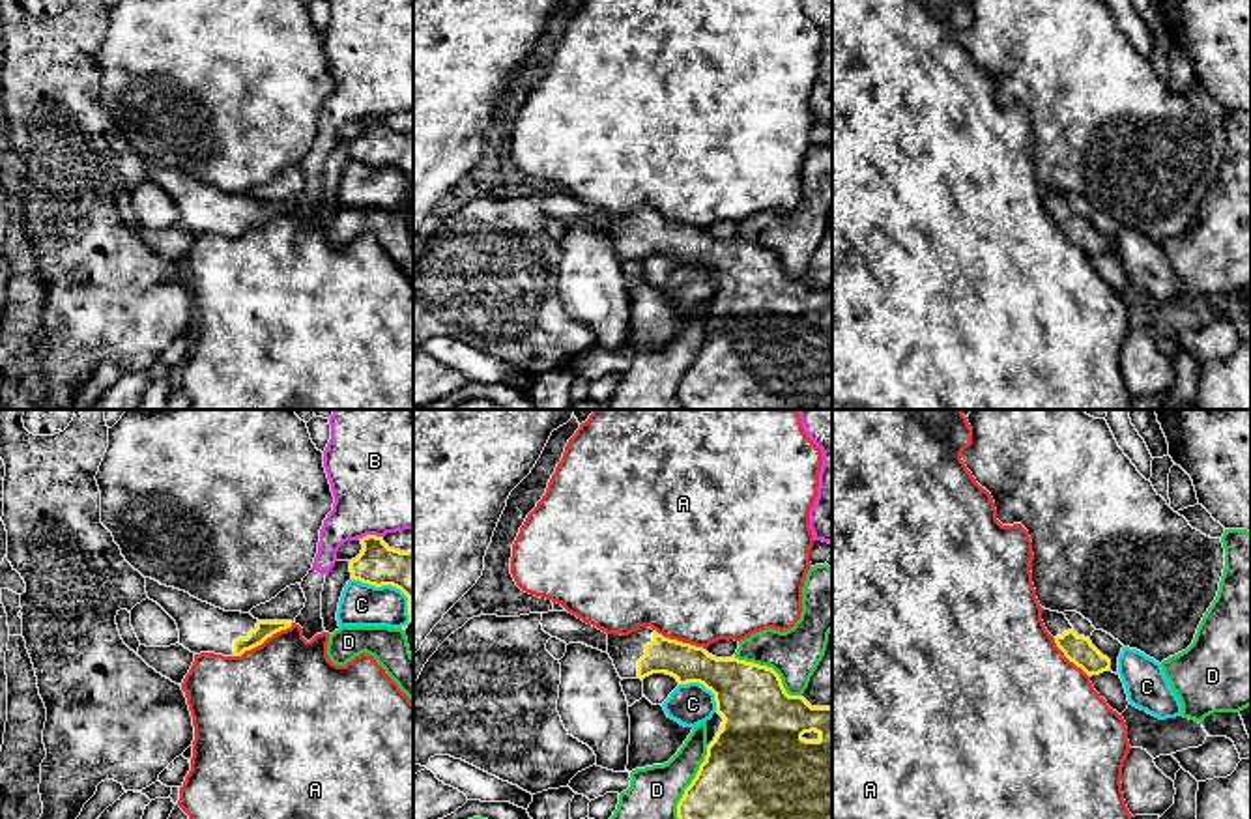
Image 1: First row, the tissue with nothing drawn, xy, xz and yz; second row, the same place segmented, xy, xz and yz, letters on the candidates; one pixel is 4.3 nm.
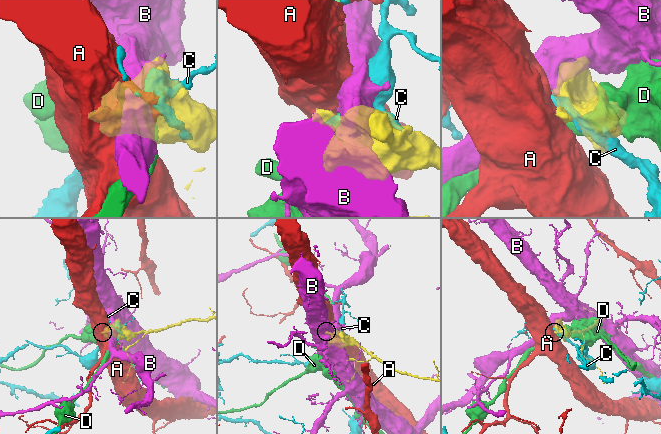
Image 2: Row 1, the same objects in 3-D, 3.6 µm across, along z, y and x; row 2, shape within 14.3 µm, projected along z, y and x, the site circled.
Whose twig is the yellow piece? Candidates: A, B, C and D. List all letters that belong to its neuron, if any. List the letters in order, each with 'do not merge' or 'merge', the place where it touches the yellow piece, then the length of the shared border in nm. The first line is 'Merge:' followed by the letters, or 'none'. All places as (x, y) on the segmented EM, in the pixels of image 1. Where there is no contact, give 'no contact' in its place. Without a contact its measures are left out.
Merge: none
A: do not merge | xy (262, 642) | 300 nm
B: do not merge | xy (369, 535) | 110 nm
C: do not merge | xz (705, 687) | 200 nm
D: do not merge | xz (771, 668) | 340 nm

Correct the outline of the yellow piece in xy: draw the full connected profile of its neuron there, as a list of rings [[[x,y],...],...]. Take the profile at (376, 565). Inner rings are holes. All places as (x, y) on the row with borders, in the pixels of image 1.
[[[381,537],[359,539],[361,553],[350,561],[352,580],[381,587],[393,585],[408,596],[408,615],[413,621],[413,550],[389,548]]]

